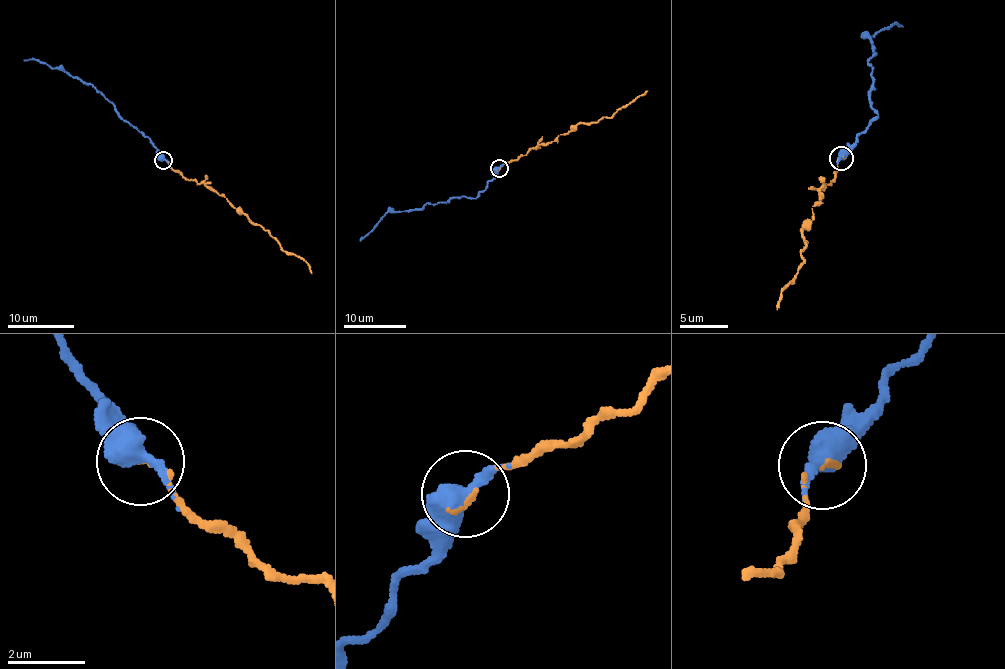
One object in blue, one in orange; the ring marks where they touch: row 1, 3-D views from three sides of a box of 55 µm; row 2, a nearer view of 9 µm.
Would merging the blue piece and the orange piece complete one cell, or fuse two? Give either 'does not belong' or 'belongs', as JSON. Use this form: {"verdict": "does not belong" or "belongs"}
{"verdict": "belongs"}

